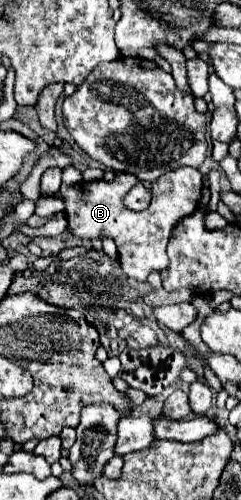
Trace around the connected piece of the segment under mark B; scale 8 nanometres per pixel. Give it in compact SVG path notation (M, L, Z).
M183 166L181 170L171 170L167 174L163 174L157 182L151 184L151 204L147 210L141 210L141 212L131 212L123 206L123 198L125 194L137 184L137 178L131 176L131 174L117 174L111 182L105 182L105 180L95 180L95 182L79 182L75 186L67 186L67 184L61 184L59 188L59 194L55 194L55 198L61 198L65 202L65 218L67 218L67 230L73 234L73 236L79 236L79 238L85 238L85 240L95 240L95 238L113 238L115 244L117 244L117 252L119 252L119 262L123 266L123 270L127 272L129 278L135 278L139 282L145 282L149 272L151 270L157 270L161 272L169 258L167 258L167 242L173 234L173 228L175 224L183 218L183 216L189 216L197 210L197 202L201 198L201 190L203 190L203 174L197 170L197 168L189 168L189 166Z

